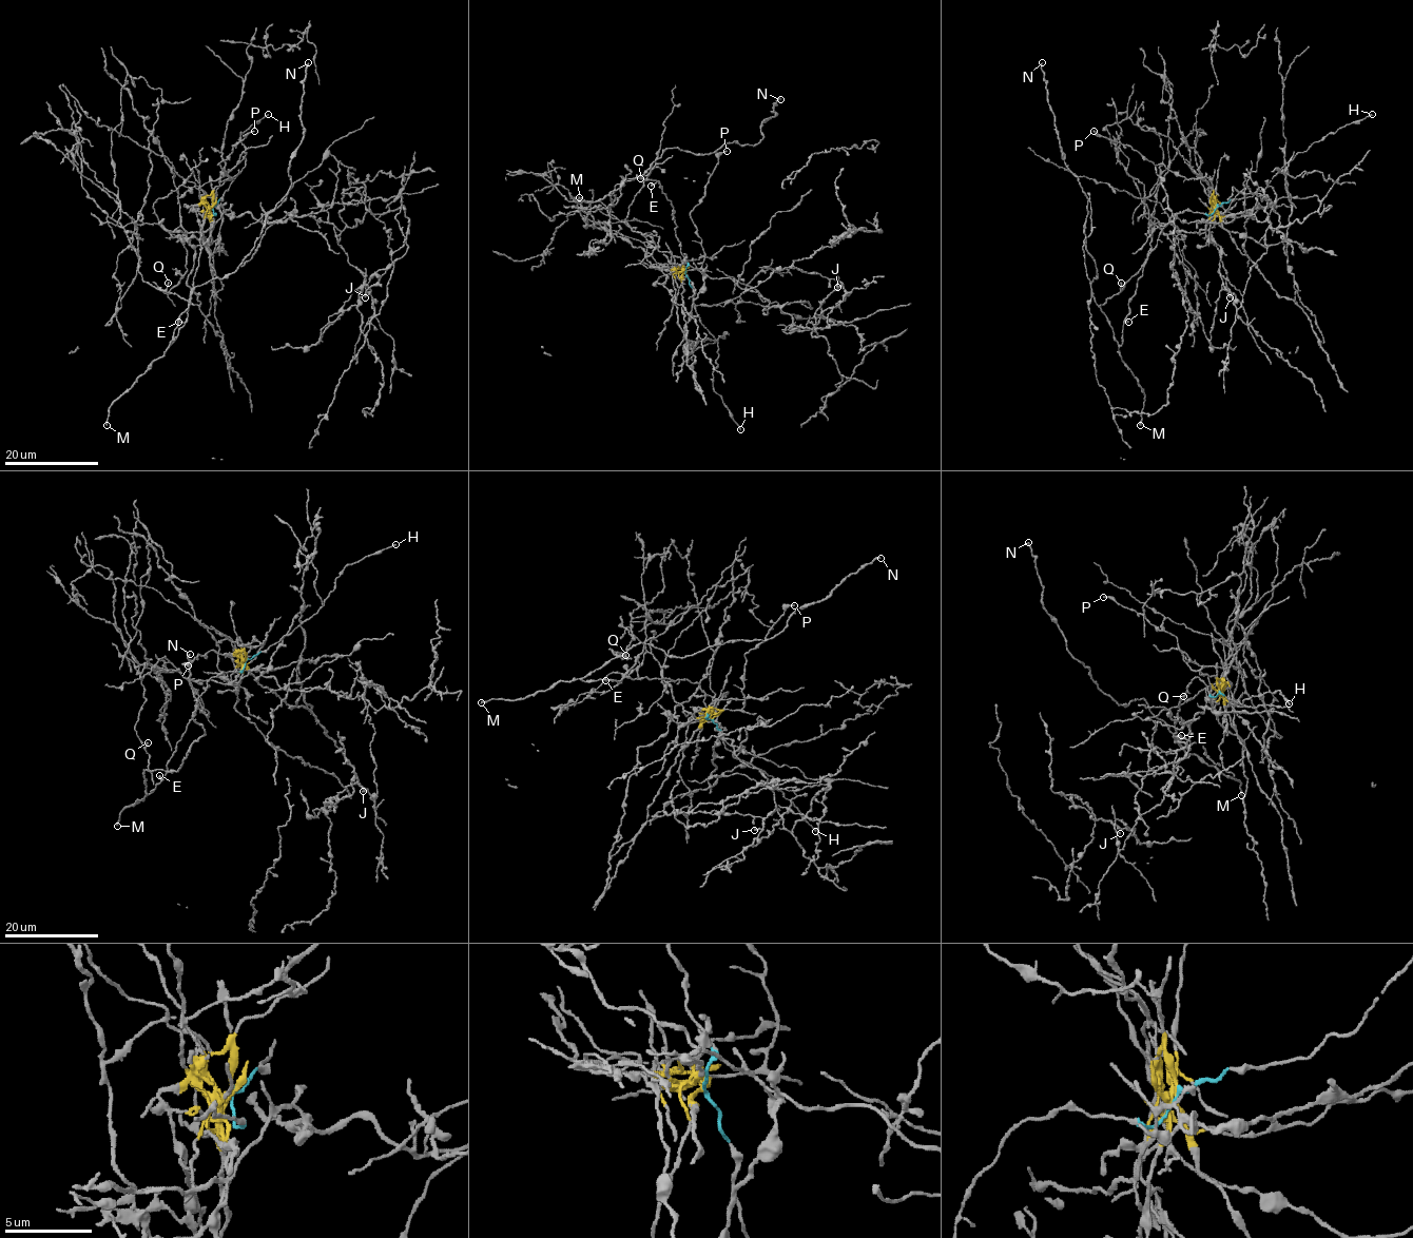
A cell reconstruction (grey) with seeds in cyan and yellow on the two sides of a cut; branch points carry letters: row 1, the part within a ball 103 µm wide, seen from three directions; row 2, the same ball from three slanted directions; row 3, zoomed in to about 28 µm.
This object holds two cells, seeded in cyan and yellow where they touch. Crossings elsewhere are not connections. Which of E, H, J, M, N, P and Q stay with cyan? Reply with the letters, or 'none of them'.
E, H, M, N

